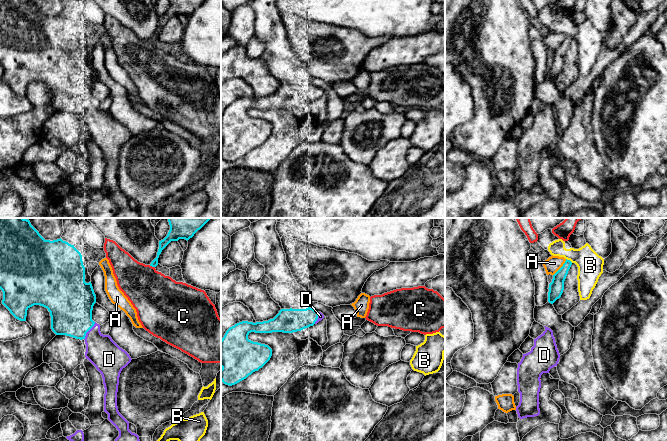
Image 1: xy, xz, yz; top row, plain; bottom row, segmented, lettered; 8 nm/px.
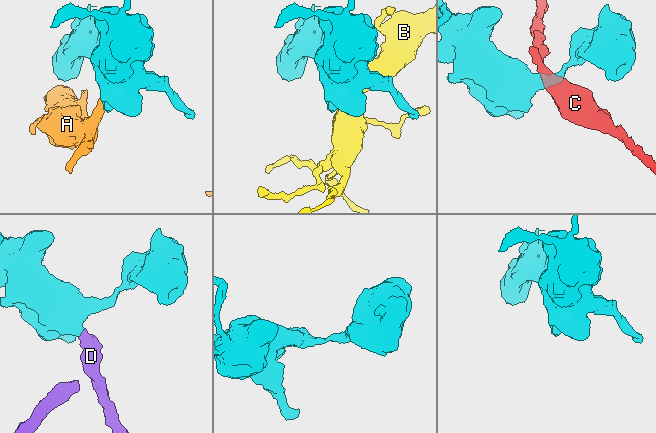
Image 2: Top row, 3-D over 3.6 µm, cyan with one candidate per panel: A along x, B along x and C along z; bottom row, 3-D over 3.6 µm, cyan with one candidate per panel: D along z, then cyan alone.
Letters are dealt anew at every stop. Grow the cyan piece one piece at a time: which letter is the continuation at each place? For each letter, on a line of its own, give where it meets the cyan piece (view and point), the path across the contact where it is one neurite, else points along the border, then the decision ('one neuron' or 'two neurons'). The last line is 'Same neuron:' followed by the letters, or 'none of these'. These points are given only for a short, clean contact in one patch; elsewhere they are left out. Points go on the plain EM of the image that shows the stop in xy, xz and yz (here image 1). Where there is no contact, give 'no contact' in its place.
A: meets cyan in yz at (561, 43); two neurons
B: meets cyan in yz at (569, 36); two neurons
C: meets cyan in xy at (152, 42); border along xy (149, 41), (154, 43); two neurons
D: meets cyan in xy at (88, 106); one neuron
Same neuron: D

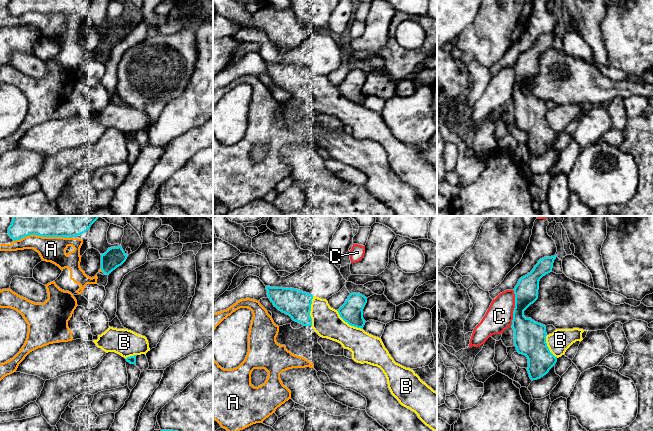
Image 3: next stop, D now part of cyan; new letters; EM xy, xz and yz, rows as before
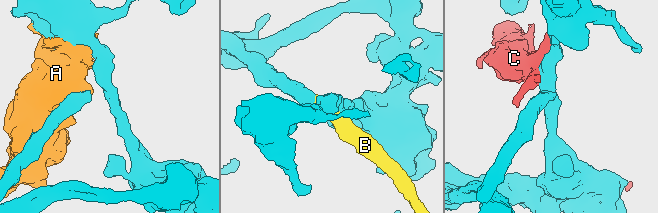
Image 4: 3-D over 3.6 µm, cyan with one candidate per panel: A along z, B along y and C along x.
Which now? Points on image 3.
A: meets cyan in xy at (40, 11); two neurons
B: meets cyan in xz at (310, 86); one neuron
C: meets cyan in yz at (515, 83); border along yz (513, 65), (514, 86), (510, 101); two neurons
Same neuron: B

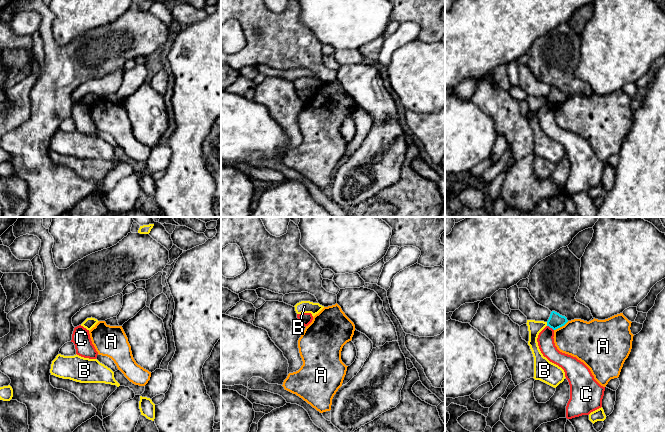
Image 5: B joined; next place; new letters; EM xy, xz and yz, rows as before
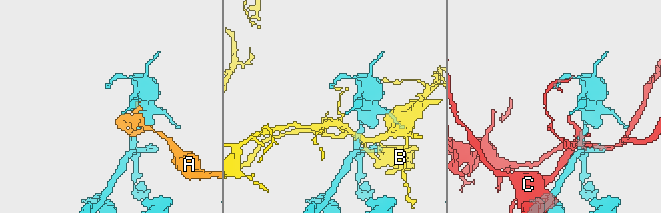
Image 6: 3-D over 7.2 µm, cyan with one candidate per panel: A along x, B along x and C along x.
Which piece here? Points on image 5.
A: meets cyan in yz at (561, 102); two neurons
B: meets cyan in yz at (547, 100); two neurons
C: meets cyan in yz at (550, 103); border along yz (547, 101), (553, 106); two neurons
Same neuron: none of these

